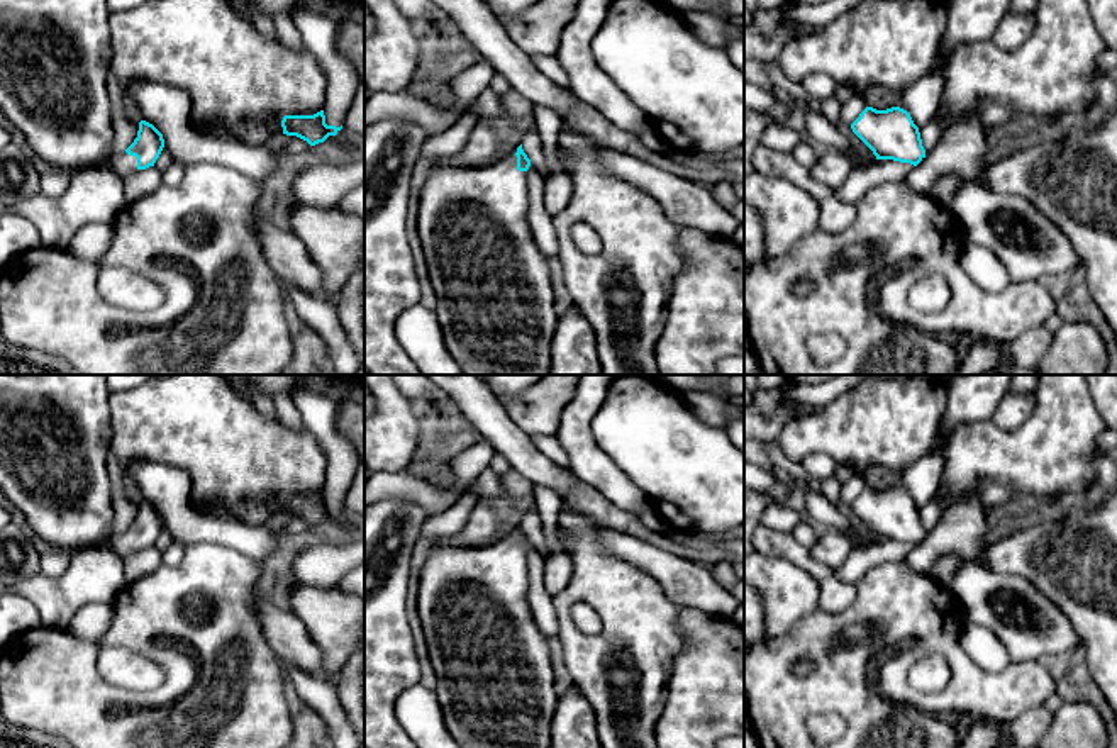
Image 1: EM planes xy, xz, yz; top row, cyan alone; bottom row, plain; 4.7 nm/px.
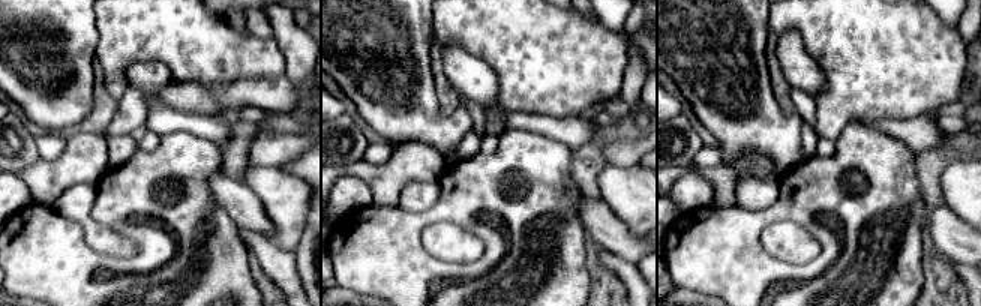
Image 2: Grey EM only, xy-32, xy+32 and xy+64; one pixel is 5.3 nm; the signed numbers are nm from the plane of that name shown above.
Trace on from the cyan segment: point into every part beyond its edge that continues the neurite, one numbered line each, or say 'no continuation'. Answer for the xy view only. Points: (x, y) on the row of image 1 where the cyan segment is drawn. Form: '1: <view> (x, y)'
1: xy (55, 55)

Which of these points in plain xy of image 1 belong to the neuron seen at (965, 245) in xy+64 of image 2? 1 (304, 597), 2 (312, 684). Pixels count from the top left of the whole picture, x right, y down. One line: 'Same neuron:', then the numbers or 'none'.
Same neuron: none

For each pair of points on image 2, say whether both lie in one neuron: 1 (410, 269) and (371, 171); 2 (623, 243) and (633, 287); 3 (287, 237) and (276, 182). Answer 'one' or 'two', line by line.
1: two
2: two
3: one

